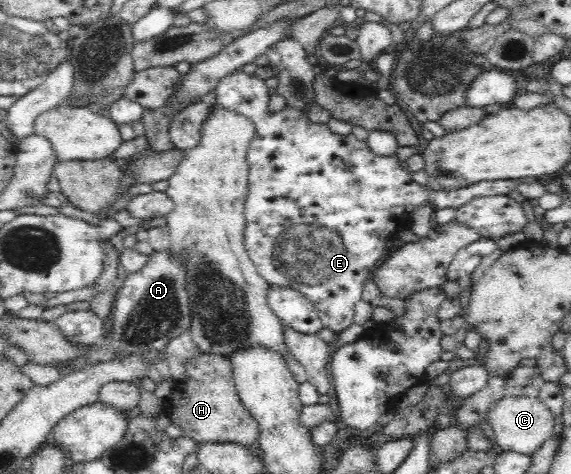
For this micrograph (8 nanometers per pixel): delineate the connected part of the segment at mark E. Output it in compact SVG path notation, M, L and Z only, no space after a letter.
M243 71L229 74L219 80L215 89L216 100L221 107L239 112L254 125L254 136L246 153L250 173L243 206L243 245L248 258L269 286L290 287L310 299L323 322L322 327L335 333L352 324L354 307L361 300L363 284L385 257L388 238L406 229L420 203L428 199L435 210L443 207L457 209L472 197L506 195L521 182L478 181L455 191L436 193L429 185L421 186L413 182L409 171L401 166L396 155L373 153L369 144L358 139L353 132L347 135L334 133L327 122L315 123L307 118L303 110L287 105L271 112L269 87L255 74L248 75Z

